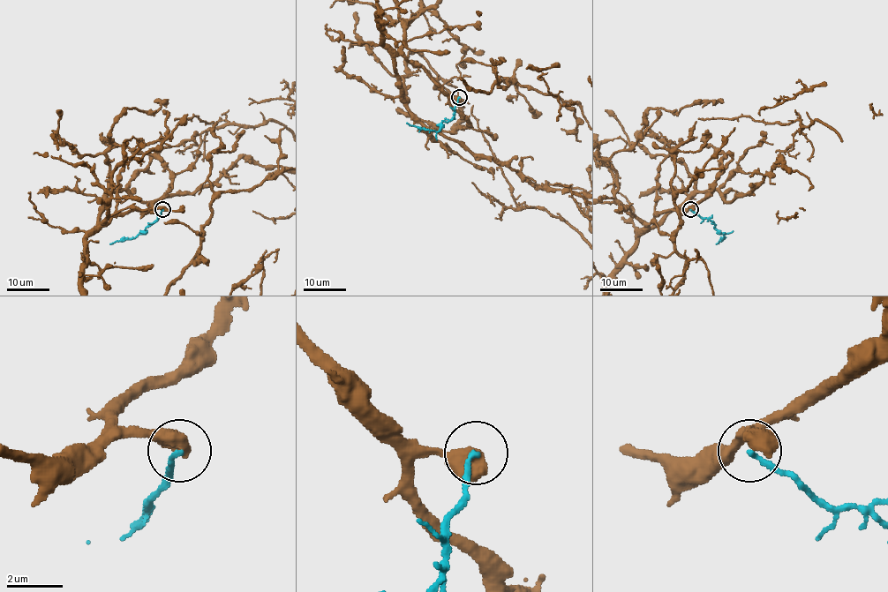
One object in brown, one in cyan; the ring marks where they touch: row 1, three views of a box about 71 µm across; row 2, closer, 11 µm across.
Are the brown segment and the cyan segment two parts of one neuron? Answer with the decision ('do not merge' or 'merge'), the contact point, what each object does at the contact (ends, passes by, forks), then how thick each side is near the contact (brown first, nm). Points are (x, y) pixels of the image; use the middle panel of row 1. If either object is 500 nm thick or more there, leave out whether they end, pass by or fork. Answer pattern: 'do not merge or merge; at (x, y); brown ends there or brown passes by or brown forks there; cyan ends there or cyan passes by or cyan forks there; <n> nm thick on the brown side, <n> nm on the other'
do not merge; at (459, 97); 700 nm thick on the brown side, 180 nm on the other

